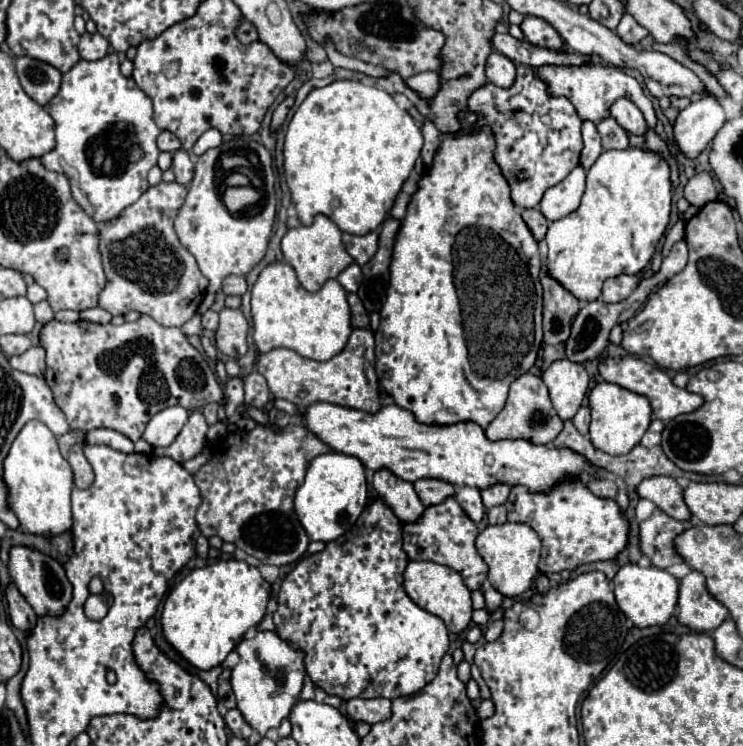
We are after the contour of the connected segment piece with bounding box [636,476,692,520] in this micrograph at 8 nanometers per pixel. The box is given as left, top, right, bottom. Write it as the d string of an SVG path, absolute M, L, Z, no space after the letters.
M658 476L658 478L646 478L636 488L638 496L652 500L660 510L664 510L668 516L676 520L690 520L692 514L684 502L682 488L674 478Z

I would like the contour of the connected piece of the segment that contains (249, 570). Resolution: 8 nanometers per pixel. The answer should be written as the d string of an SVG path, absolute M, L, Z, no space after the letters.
M220 560L196 568L168 594L164 602L164 640L194 668L210 670L224 662L248 628L260 624L268 600L270 584L262 578L258 568L248 566L244 560Z

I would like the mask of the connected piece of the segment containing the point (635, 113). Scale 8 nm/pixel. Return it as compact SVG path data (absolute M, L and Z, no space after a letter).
M620 98L618 102L614 102L610 116L630 134L638 134L644 136L648 130L648 124L642 116L642 112L638 110L638 106L634 102L630 102L628 98Z

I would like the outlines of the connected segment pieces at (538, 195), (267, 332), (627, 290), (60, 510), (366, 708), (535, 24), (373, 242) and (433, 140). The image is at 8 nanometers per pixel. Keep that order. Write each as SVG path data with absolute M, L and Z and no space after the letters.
M518 66L516 82L510 88L500 88L494 84L486 84L478 88L470 100L468 110L480 116L478 124L488 124L496 134L496 162L502 168L504 178L510 184L512 200L518 208L536 208L544 196L544 192L558 182L562 182L574 166L580 164L580 150L582 150L582 136L580 126L582 120L578 118L572 102L568 98L554 98L546 94L546 84L536 78L534 68Z
M286 262L268 264L252 286L252 322L252 338L258 352L290 348L310 360L330 360L342 352L352 332L346 290L336 280L328 280L318 292L308 292Z
M620 274L620 276L608 278L602 288L602 298L606 302L622 302L632 294L632 290L638 286L638 282L640 282L638 276L630 276L630 274Z
M32 420L28 422L20 434L16 436L16 440L10 446L8 456L4 458L4 484L8 488L8 506L10 510L16 514L20 526L18 530L28 532L28 534L42 534L42 536L58 536L64 534L72 528L72 512L70 512L70 492L72 492L72 484L74 484L74 476L70 470L70 464L66 458L62 458L58 444L56 444L56 436L48 430L48 426L44 426L40 420Z
M352 698L346 702L346 712L354 722L368 722L368 724L376 724L392 716L390 700L386 698L370 698L370 700Z
M526 16L526 20L520 24L524 36L528 42L532 42L534 46L540 48L548 48L548 50L562 50L564 48L564 40L562 36L542 18L536 16Z
M374 230L374 232L364 234L364 236L344 234L342 236L342 242L344 242L348 254L354 258L354 262L358 266L364 266L376 254L376 248L378 248L378 232Z
M424 120L422 124L422 134L424 134L424 146L422 146L422 160L426 166L432 164L432 158L434 158L434 152L438 150L440 146L440 132L438 128L434 126L432 120Z

